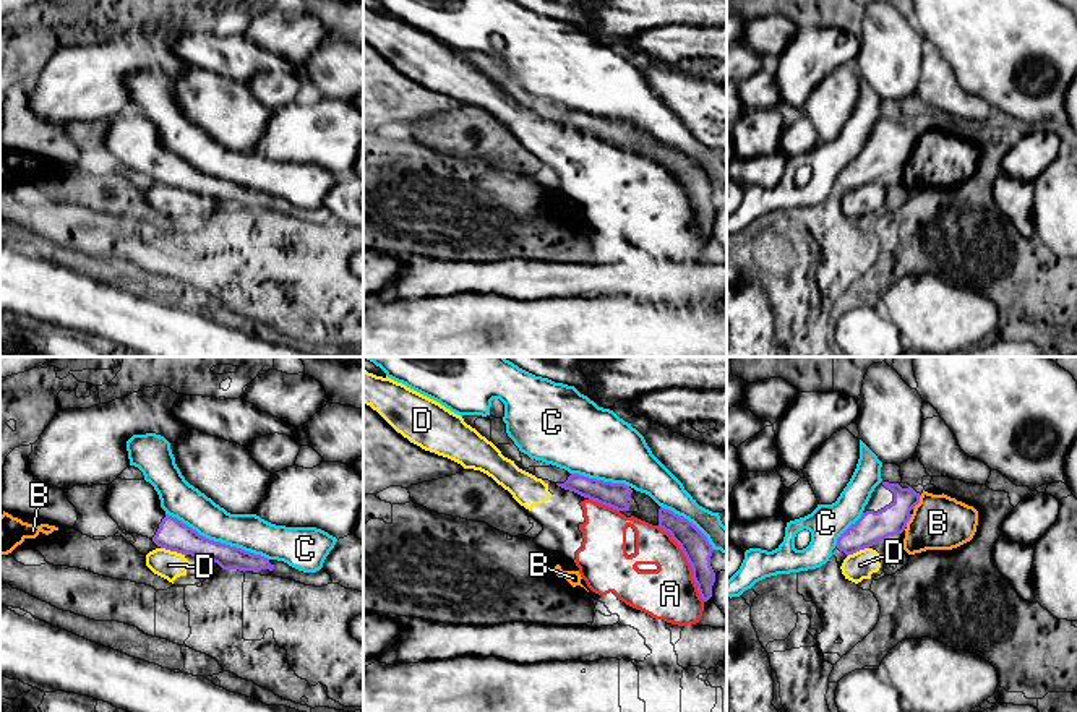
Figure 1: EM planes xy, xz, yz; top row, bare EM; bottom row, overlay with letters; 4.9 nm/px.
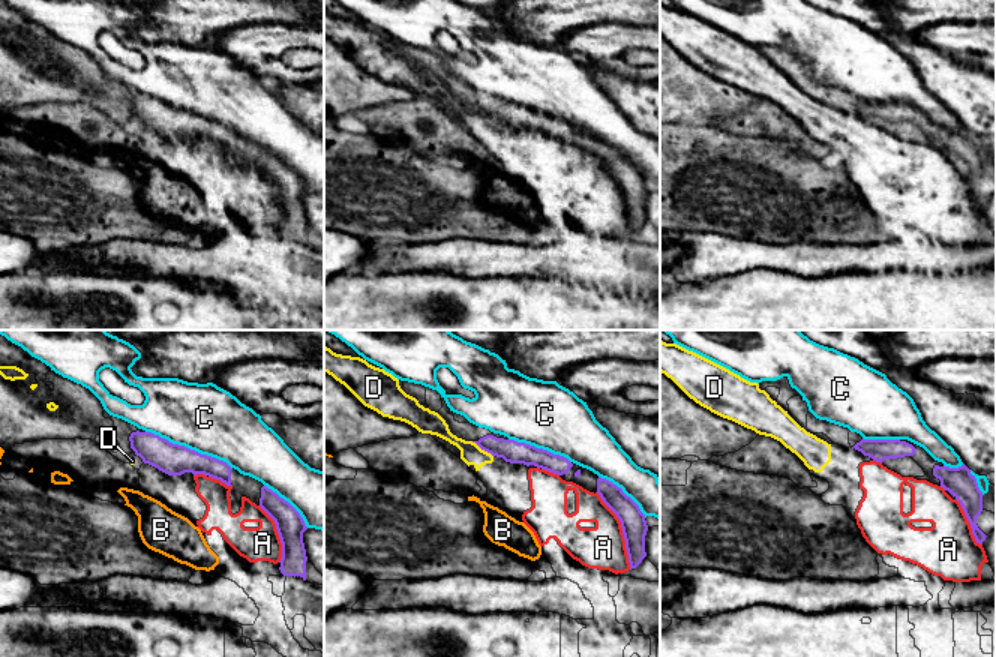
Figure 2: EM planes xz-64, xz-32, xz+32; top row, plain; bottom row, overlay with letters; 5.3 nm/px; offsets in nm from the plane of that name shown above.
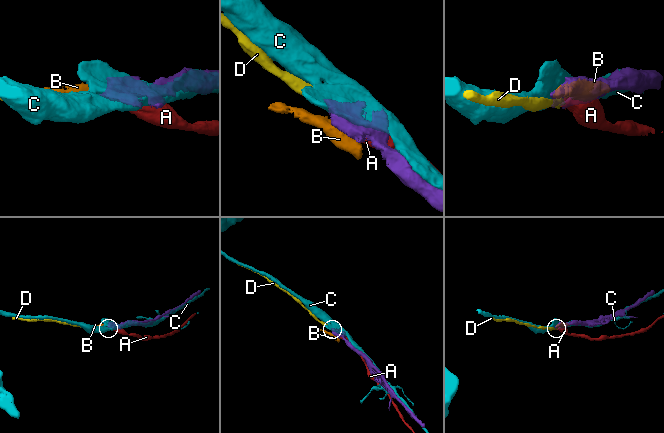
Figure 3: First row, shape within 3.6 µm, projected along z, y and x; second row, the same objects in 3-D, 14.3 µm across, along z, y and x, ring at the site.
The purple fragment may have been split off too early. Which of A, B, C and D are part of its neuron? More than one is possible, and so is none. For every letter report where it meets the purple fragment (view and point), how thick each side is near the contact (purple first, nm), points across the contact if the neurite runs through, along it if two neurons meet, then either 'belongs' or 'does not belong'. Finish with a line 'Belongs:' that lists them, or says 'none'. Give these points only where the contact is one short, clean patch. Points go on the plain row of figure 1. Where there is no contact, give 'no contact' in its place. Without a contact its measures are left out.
A: meets purple in xz at (688, 198); 140 nm thick on the purple side, 260 nm on the other; does not belong
B: meets purple in yz at (918, 138); 150 nm thick on the purple side, 280 nm on the other; does not belong
C: meets purple in xy at (218, 179); 160 nm thick on the purple side, 180 nm on the other; does not belong
D: meets purple in xy at (172, 187); 160 nm thick on the purple side, 140 nm on the other; border along xy (161, 184), (184, 192); does not belong
Belongs: none

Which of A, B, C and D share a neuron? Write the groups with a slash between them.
A D / B / C

